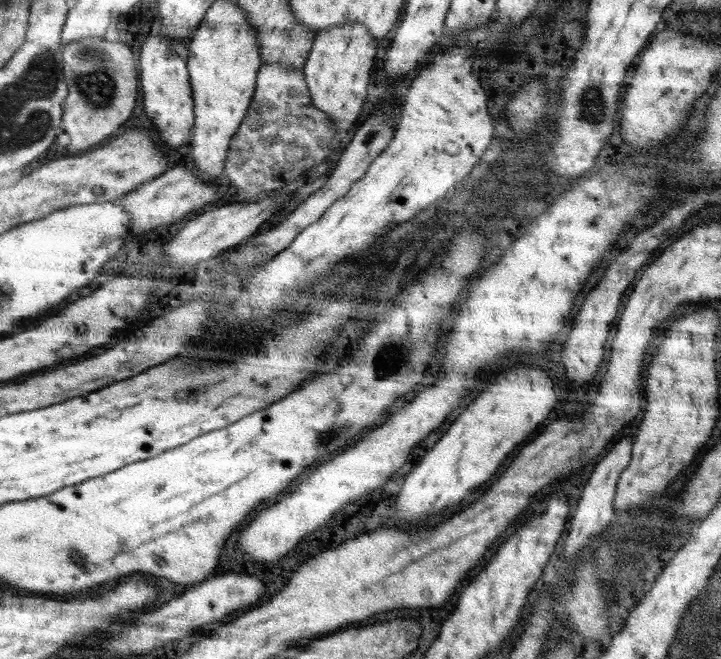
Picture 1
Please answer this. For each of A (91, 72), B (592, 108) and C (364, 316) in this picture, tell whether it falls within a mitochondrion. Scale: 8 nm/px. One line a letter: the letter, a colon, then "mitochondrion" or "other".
A: mitochondrion
B: mitochondrion
C: other

